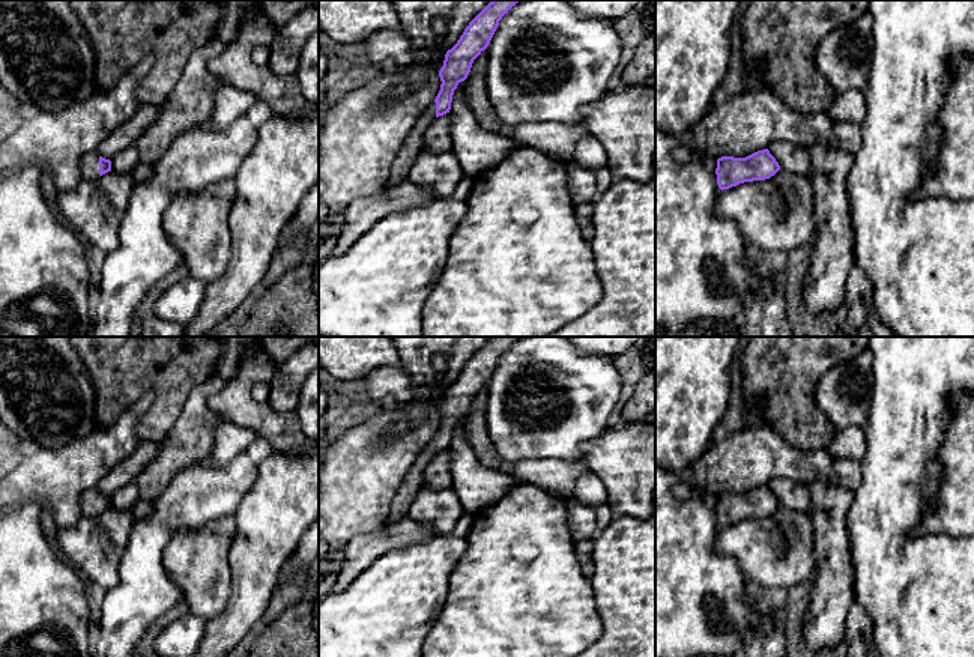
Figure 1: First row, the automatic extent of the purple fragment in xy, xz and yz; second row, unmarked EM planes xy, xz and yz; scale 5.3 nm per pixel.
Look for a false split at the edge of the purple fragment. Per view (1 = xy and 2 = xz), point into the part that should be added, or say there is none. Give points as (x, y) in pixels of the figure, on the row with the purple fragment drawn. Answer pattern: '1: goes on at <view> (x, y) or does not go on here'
1: goes on at xy (89, 164)
2: goes on at xz (414, 145)

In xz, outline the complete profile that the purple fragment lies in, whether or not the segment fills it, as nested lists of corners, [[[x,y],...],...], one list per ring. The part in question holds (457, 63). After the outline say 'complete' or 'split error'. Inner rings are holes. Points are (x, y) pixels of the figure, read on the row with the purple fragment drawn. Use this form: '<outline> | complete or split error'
[[[492,0],[469,23],[457,44],[446,51],[443,66],[439,71],[442,81],[440,90],[434,102],[409,132],[403,147],[394,159],[391,177],[382,191],[392,189],[407,179],[409,170],[424,149],[427,128],[436,117],[449,113],[454,90],[467,78],[473,60],[489,47],[502,17],[519,2],[522,0]]] | split error

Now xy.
[[[96,150],[83,155],[81,162],[81,179],[93,182],[99,176],[111,171],[111,161],[99,156]]] | split error

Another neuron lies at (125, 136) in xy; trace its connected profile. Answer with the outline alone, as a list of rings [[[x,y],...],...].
[[[140,104],[134,116],[119,126],[98,149],[96,153],[113,159],[119,152],[135,144],[138,137],[158,119],[161,105]]]

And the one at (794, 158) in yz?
[[[777,141],[768,150],[782,170],[792,171],[809,180],[813,177],[813,167],[806,147],[788,141]]]

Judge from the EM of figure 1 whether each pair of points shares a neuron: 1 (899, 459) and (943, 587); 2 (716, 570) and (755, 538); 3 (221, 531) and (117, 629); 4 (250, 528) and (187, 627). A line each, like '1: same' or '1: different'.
1: same
2: different
3: different
4: different

